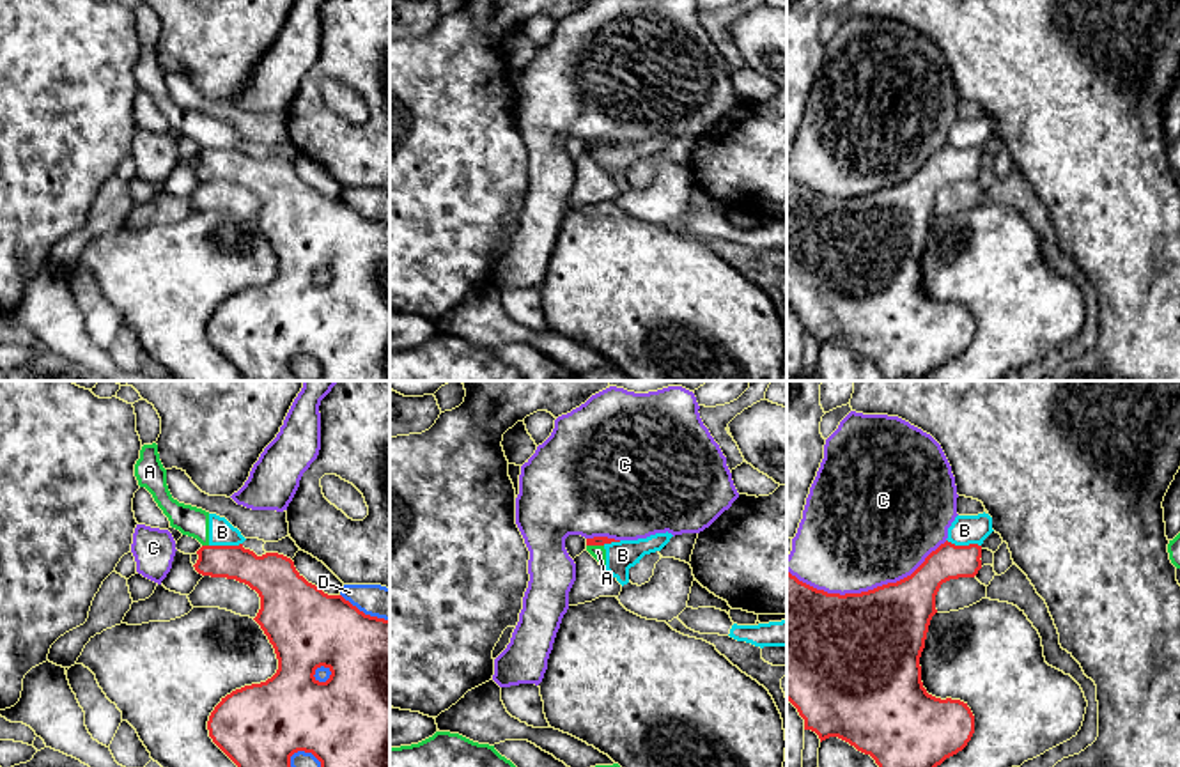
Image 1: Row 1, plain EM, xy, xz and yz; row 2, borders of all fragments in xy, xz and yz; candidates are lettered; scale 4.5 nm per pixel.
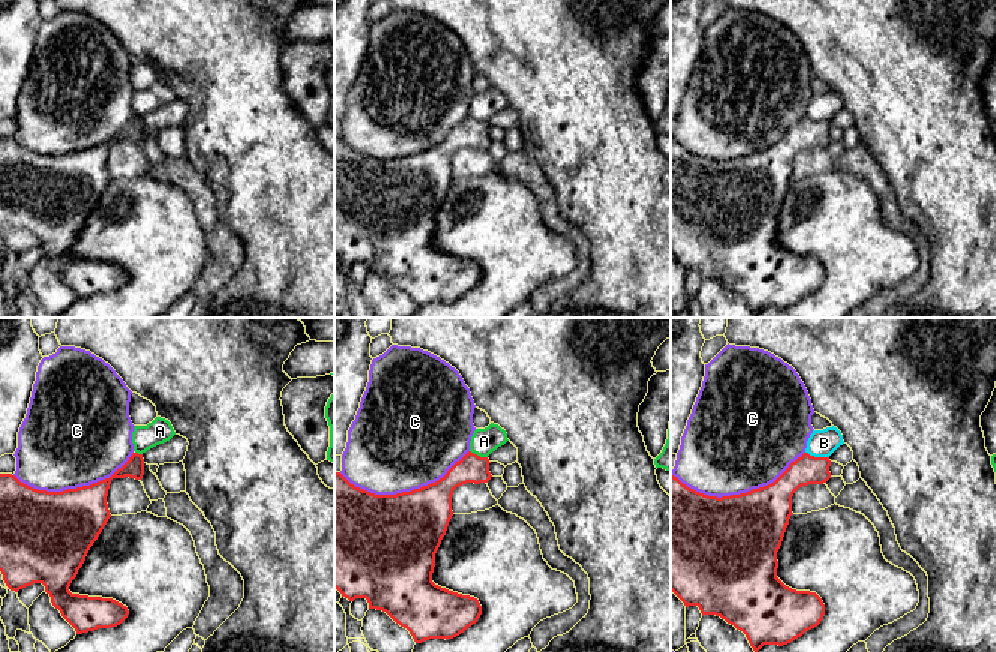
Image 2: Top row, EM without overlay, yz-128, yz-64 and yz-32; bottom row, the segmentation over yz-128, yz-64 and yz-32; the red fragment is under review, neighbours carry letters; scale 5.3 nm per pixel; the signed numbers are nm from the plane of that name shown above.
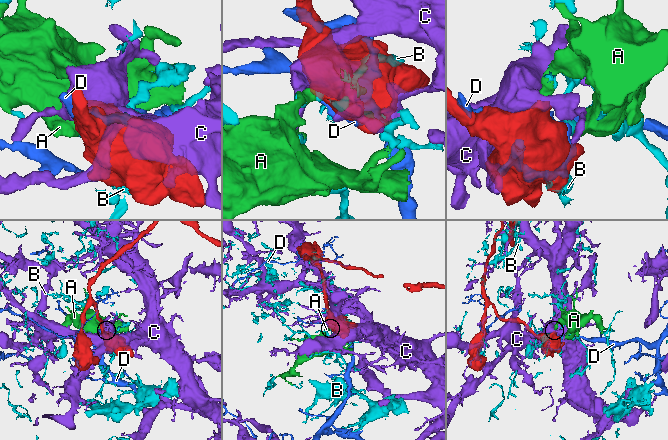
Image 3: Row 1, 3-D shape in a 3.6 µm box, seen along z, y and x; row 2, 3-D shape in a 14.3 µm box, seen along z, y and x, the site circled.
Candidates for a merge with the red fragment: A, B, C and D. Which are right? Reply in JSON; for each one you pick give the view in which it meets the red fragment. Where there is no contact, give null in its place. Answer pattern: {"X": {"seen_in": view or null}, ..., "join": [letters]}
{"join": []}

